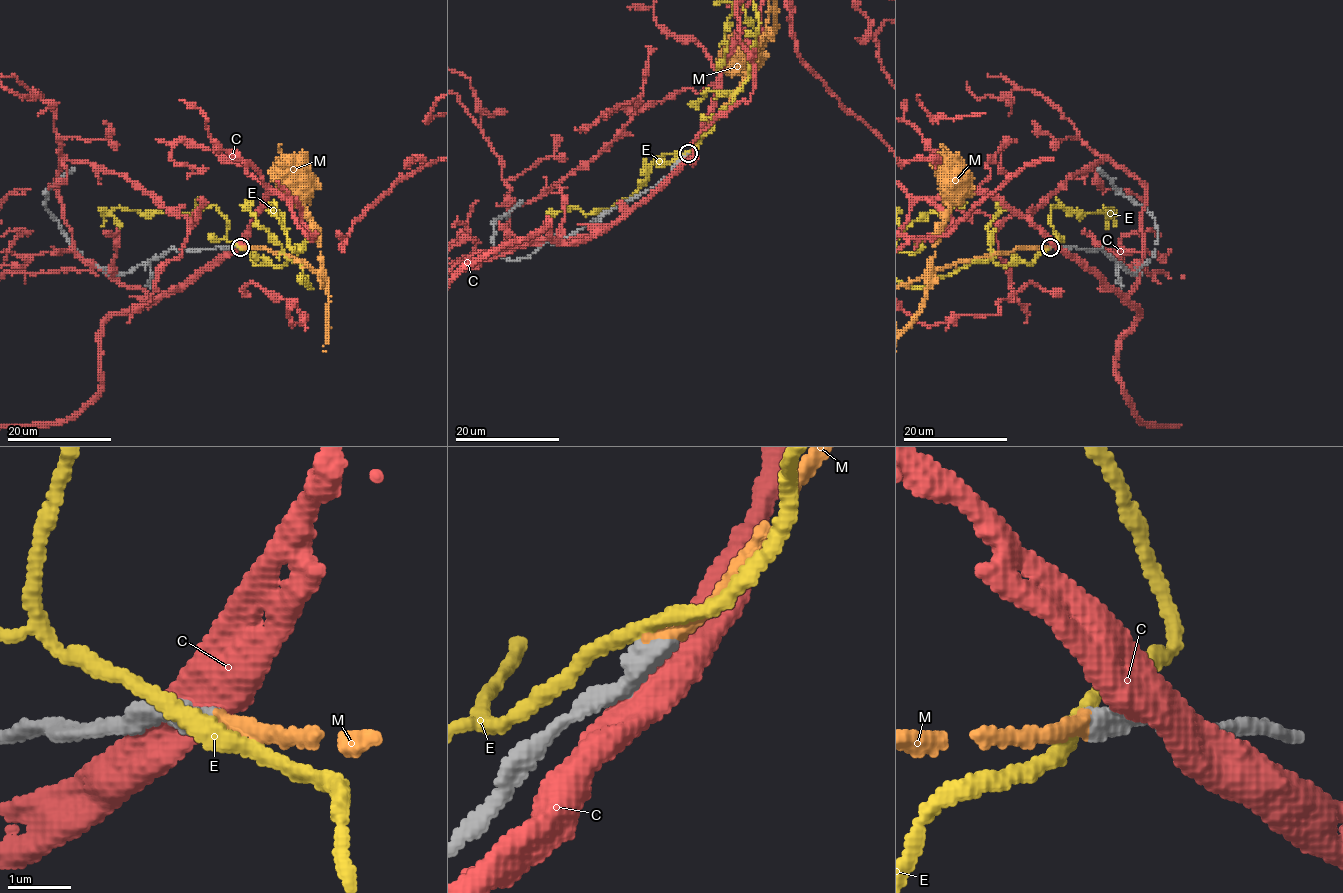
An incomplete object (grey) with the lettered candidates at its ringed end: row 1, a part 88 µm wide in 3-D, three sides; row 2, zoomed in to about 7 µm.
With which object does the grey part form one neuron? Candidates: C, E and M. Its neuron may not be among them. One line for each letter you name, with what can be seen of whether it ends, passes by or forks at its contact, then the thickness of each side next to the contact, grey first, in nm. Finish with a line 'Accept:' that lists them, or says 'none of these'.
M: it ends; calibres 400 and 260 nm
Accept: M

